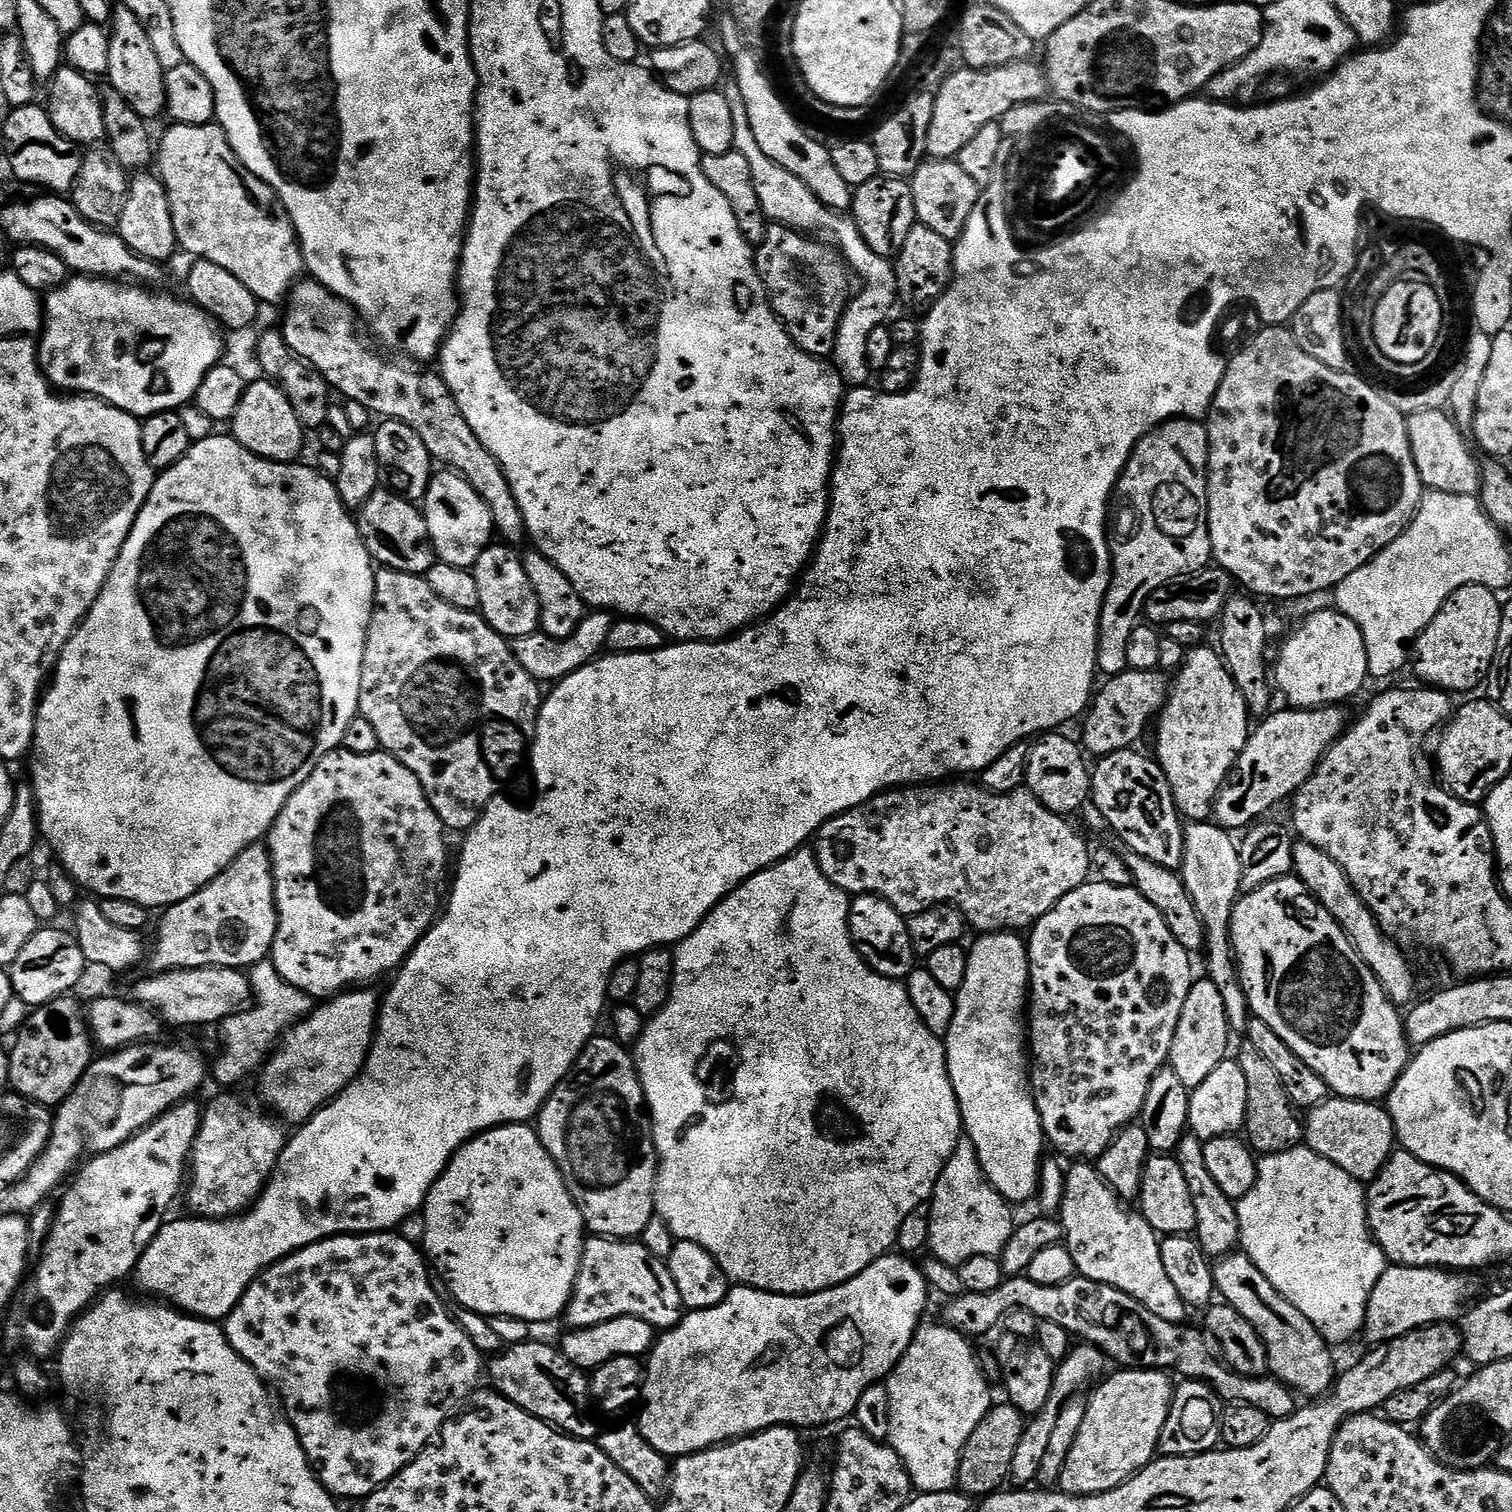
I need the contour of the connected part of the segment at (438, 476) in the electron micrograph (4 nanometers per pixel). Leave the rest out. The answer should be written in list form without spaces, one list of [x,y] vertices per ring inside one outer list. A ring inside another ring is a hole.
[[[451,470],[437,471],[428,484],[428,493],[422,501],[422,511],[430,530],[432,548],[441,564],[471,570],[478,562],[482,550],[486,550],[493,543],[494,529],[490,510],[486,502],[478,498],[478,490],[470,486],[465,476]]]

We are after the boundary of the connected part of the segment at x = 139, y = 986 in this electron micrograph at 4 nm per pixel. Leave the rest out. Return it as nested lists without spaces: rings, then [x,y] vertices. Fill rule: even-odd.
[[[183,968],[148,974],[133,986],[130,996],[143,1008],[151,1008],[165,1025],[196,1028],[199,1024],[219,1025],[227,1016],[241,1011],[249,1003],[250,989],[247,975],[238,968]]]

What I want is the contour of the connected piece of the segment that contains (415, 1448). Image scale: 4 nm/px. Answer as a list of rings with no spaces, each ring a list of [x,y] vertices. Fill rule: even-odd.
[[[395,1231],[387,1232],[369,1232],[367,1234],[345,1234],[342,1236],[330,1236],[326,1240],[319,1240],[317,1244],[311,1244],[305,1248],[299,1248],[297,1252],[293,1252],[291,1256],[286,1256],[282,1260],[265,1268],[259,1276],[253,1280],[250,1287],[244,1291],[244,1297],[238,1302],[238,1306],[223,1321],[222,1327],[230,1346],[234,1346],[234,1350],[248,1363],[249,1366],[263,1378],[265,1384],[274,1393],[275,1399],[278,1401],[279,1407],[282,1409],[283,1415],[289,1424],[298,1434],[298,1438],[304,1447],[304,1453],[308,1455],[312,1462],[312,1469],[316,1471],[316,1479],[332,1493],[336,1498],[367,1498],[372,1495],[376,1489],[381,1488],[390,1478],[394,1478],[407,1464],[409,1464],[426,1445],[432,1443],[440,1434],[440,1427],[448,1421],[448,1419],[463,1405],[464,1401],[481,1387],[480,1376],[482,1380],[482,1364],[480,1368],[480,1360],[482,1360],[481,1352],[474,1346],[474,1342],[470,1342],[470,1334],[466,1334],[466,1330],[462,1330],[462,1326],[455,1318],[452,1317],[449,1305],[444,1305],[445,1301],[438,1294],[434,1294],[434,1286],[432,1285],[432,1276],[430,1275],[429,1265],[426,1263],[425,1257],[422,1255],[421,1249],[415,1243],[407,1241],[406,1238],[397,1234]]]

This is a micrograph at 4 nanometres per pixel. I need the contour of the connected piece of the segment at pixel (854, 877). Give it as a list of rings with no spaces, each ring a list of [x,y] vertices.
[[[952,783],[885,790],[862,806],[827,820],[814,837],[822,874],[849,894],[881,896],[906,918],[937,904],[953,905],[959,908],[967,927],[977,928],[980,934],[1031,929],[1066,894],[1089,883],[1094,852],[1071,819],[1046,810],[1027,790],[990,792],[975,783]]]

